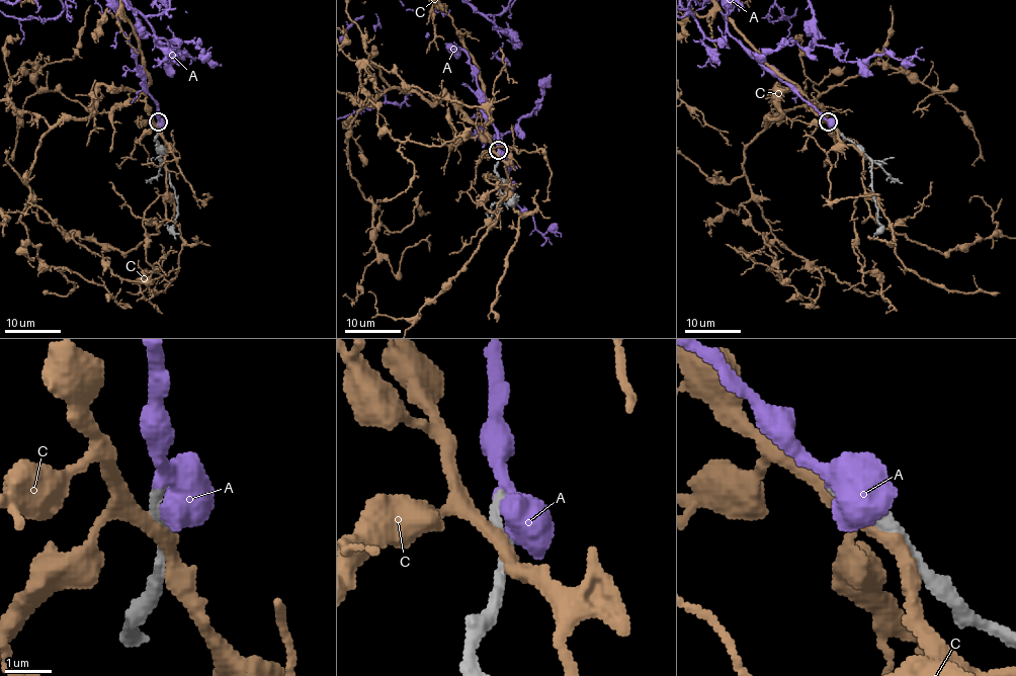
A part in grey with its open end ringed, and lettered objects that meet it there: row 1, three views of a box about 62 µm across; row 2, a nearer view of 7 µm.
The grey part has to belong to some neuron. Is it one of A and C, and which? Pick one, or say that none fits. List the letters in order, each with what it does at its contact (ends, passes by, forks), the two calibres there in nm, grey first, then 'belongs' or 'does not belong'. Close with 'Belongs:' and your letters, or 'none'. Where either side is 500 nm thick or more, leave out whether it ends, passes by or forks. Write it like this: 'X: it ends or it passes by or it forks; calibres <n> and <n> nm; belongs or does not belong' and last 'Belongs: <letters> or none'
A: calibres 320 and 600 nm; belongs
C: it passes by; calibres 260 and 300 nm; does not belong
Belongs: A

